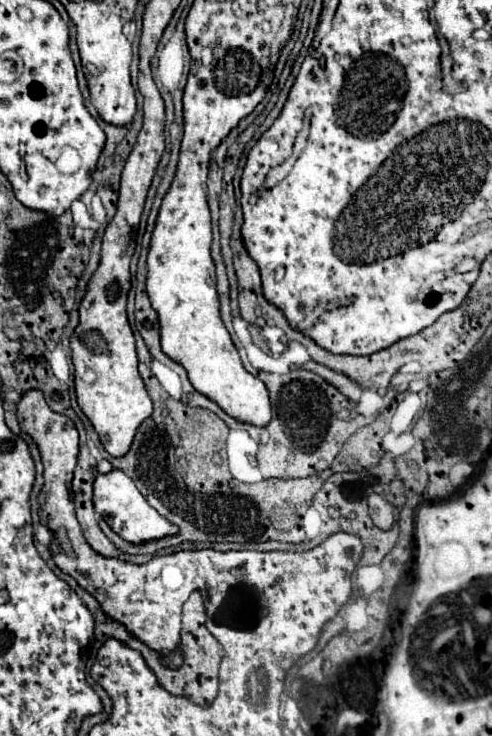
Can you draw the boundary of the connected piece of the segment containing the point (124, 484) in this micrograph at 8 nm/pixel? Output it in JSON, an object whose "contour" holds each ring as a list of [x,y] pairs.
{"contour":[[[113,469],[109,473],[101,473],[97,475],[95,483],[93,483],[93,507],[99,515],[103,515],[103,519],[109,523],[109,527],[125,541],[129,543],[147,543],[147,541],[155,541],[155,539],[163,539],[163,537],[173,537],[179,533],[177,525],[173,525],[171,521],[167,521],[165,517],[161,517],[147,501],[145,497],[139,493],[139,489],[135,487],[135,483],[119,469]]]}

